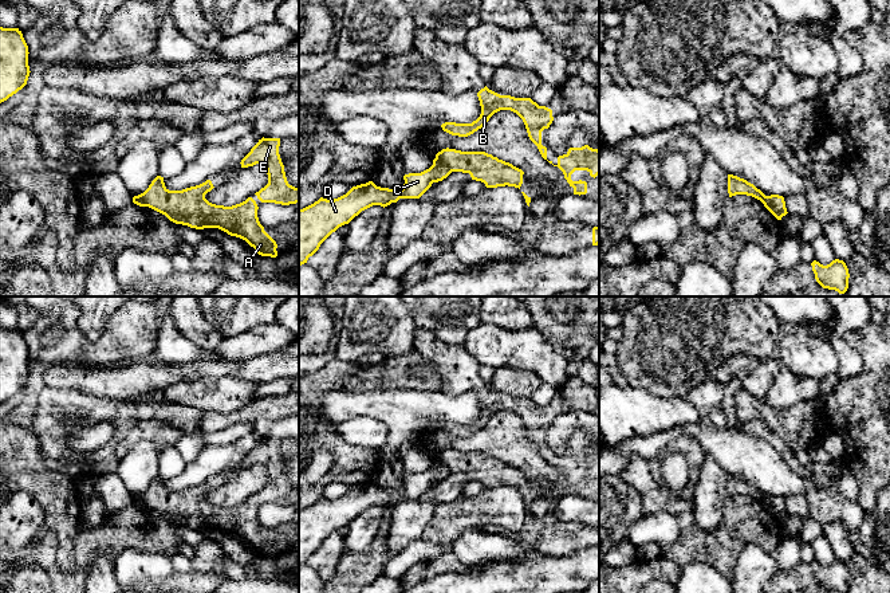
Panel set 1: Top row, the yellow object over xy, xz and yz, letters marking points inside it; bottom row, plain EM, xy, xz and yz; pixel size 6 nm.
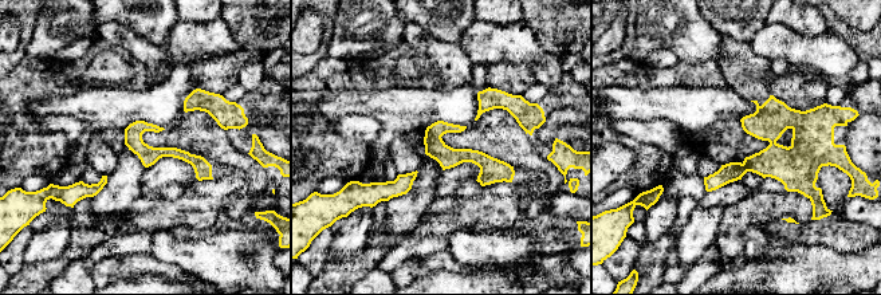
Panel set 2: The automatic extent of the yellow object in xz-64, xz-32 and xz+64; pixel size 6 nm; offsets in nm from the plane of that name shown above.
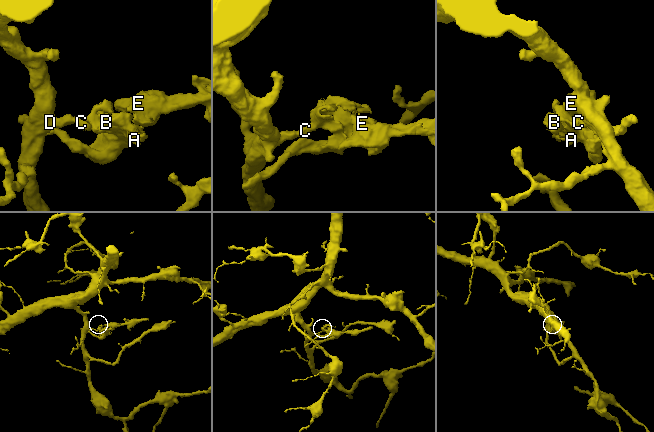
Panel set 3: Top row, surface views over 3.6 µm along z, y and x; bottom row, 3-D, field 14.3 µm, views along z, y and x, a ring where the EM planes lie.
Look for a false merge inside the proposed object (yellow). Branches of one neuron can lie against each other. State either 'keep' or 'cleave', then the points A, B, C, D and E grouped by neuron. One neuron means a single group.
cleave; A B E / C D

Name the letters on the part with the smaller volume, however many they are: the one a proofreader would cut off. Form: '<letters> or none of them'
A, B, E

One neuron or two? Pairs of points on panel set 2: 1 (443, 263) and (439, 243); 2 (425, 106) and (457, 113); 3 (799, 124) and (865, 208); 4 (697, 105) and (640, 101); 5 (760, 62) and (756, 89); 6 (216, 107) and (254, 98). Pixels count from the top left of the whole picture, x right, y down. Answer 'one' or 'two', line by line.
1: two
2: one
3: two
4: one
5: one
6: one

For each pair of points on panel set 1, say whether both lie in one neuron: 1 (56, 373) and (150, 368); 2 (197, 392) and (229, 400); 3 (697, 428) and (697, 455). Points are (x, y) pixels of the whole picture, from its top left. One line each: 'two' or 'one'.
1: one
2: one
3: two

